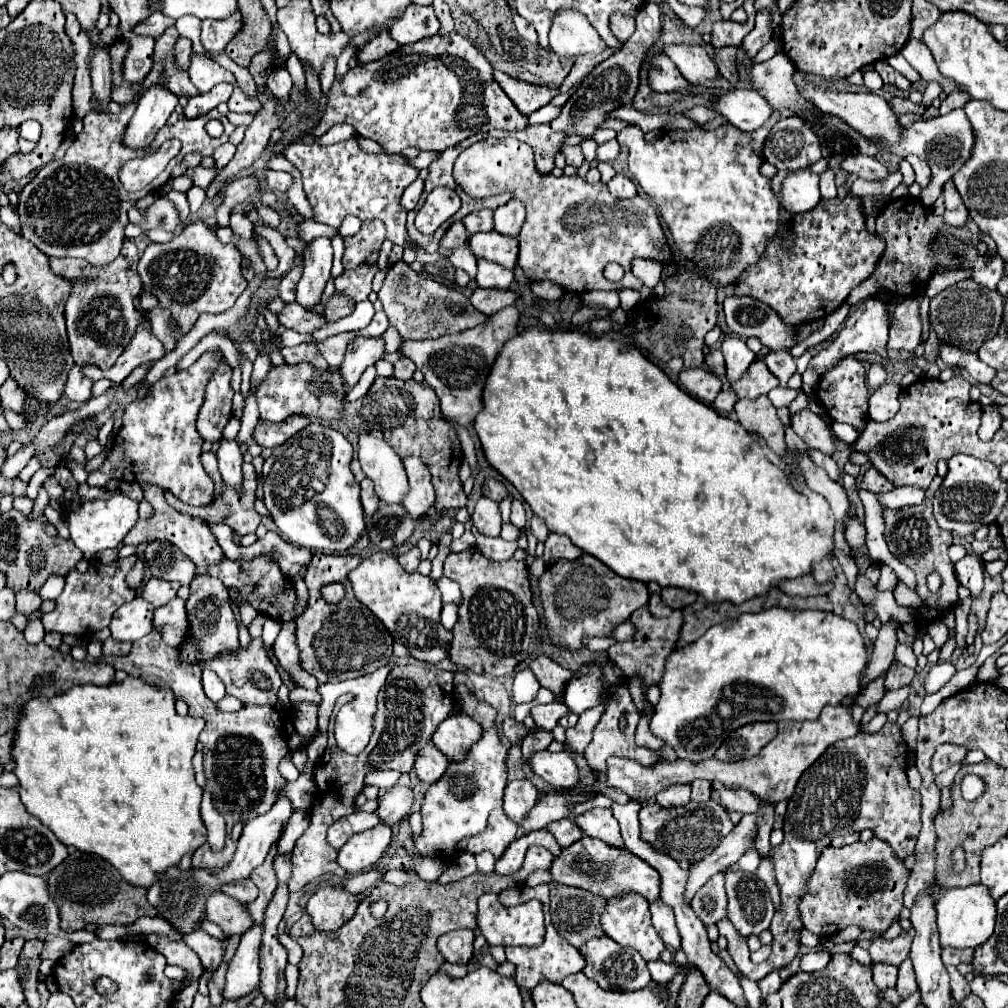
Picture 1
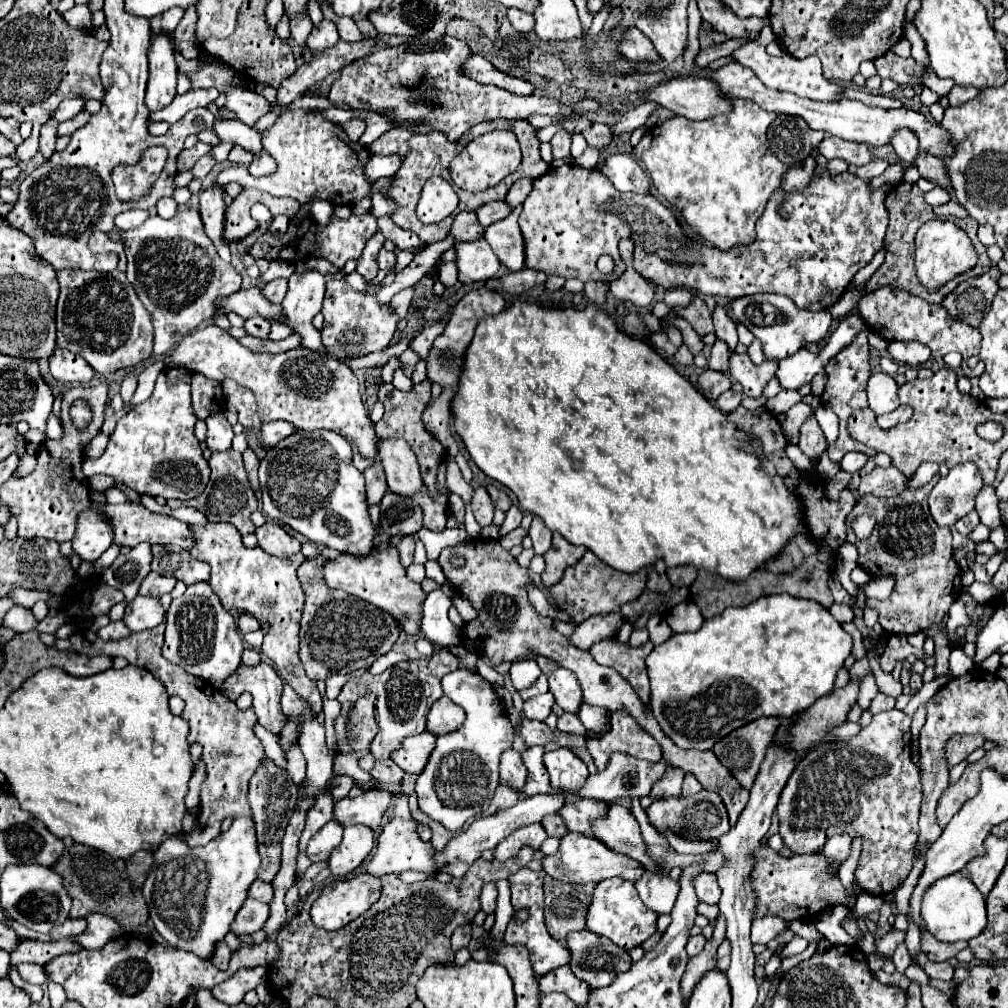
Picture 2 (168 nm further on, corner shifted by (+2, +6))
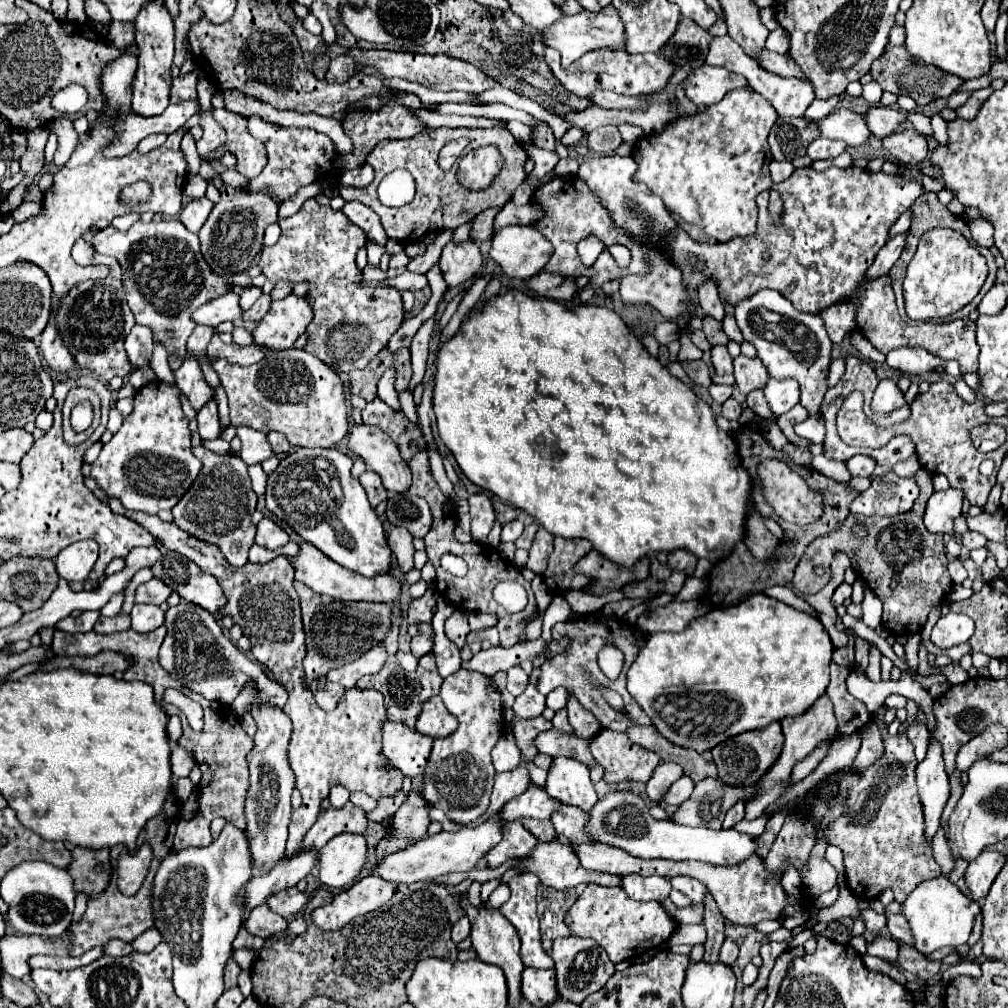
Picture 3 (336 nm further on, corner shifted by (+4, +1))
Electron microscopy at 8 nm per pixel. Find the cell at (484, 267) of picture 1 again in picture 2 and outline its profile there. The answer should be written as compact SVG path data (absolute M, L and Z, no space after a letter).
M483 238L475 242L457 242L455 248L457 248L455 264L459 268L461 284L485 282L497 276L501 268L499 258L493 254L491 246Z

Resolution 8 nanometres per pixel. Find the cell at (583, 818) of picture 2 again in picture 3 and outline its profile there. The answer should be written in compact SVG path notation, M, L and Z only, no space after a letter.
M531 783L529 789L523 795L519 795L519 797L505 803L505 807L499 811L499 817L503 821L515 821L519 817L549 819L551 813L557 807L561 807L561 803L557 799L549 797L547 791L543 791L543 789L539 789Z

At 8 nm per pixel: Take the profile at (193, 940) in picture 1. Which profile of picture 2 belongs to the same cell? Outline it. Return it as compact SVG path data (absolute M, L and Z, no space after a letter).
M221 940L221 942L217 942L217 950L213 950L213 958L209 958L209 960L211 960L213 966L225 970L227 964L229 964L229 958L231 958L231 950L229 950L229 946Z

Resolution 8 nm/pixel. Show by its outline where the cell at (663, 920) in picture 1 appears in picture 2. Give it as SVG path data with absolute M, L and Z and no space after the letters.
M645 872L643 878L635 882L635 888L647 908L651 908L657 914L669 914L679 892L679 882L671 876Z

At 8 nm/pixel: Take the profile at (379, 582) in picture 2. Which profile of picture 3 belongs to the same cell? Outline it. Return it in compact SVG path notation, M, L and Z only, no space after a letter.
M299 543L299 553L291 559L291 565L295 567L295 581L305 583L319 595L329 595L341 601L373 601L373 603L397 603L399 601L401 583L393 575L385 573L385 575L367 579L363 575L357 575L353 571L339 567L335 561L327 559L327 555L323 555L317 547L311 547L309 543Z

